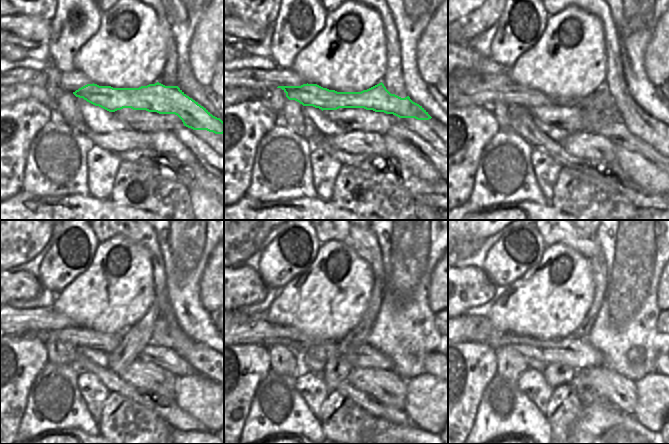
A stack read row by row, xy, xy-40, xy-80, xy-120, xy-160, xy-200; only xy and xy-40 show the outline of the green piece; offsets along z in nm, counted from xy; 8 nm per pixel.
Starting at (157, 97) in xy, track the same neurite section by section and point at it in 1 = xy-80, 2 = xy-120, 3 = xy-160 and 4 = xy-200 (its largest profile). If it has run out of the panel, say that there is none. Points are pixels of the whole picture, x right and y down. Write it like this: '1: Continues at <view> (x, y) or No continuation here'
1: Continues at xy-80 (515, 95)
2: Continues at xy-120 (20, 320)
3: Continues at xy-160 (250, 320)
4: Continues at xy-200 (468, 316)

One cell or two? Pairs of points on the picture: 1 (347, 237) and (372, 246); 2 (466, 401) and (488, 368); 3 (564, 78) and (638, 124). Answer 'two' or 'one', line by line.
1: one
2: one
3: two

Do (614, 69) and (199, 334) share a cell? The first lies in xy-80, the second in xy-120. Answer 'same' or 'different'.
different

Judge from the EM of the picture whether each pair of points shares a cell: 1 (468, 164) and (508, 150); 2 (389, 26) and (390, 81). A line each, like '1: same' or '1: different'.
1: different
2: same

